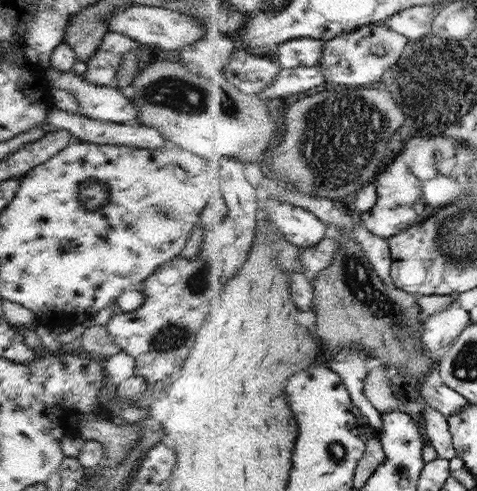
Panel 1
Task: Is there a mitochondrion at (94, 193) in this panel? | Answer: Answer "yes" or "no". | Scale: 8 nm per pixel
yes

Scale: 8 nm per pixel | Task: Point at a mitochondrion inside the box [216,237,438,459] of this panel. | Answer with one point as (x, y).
(355, 277)

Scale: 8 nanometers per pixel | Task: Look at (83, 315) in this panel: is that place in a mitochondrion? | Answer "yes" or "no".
no

